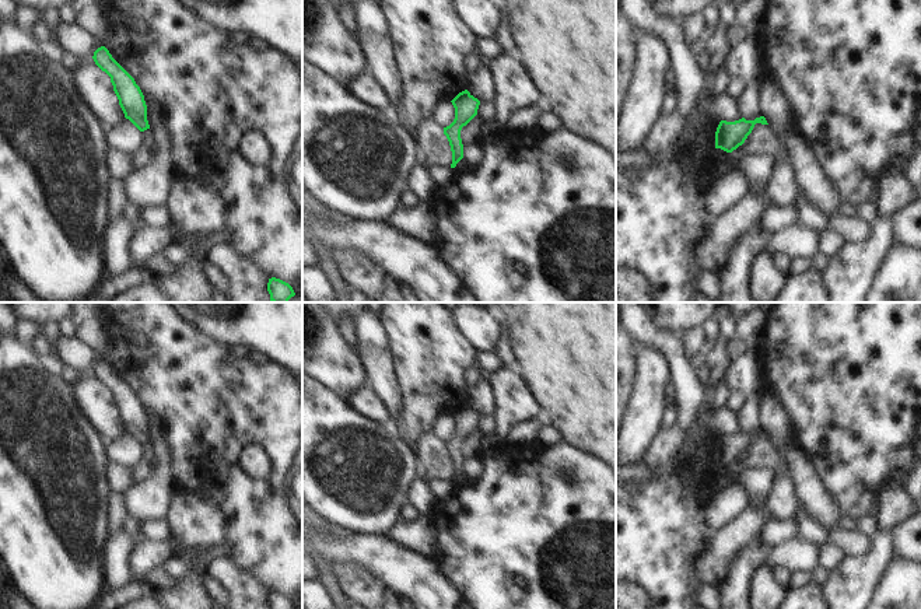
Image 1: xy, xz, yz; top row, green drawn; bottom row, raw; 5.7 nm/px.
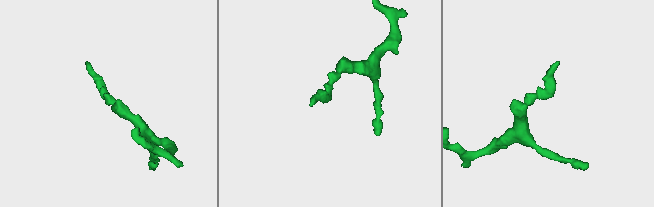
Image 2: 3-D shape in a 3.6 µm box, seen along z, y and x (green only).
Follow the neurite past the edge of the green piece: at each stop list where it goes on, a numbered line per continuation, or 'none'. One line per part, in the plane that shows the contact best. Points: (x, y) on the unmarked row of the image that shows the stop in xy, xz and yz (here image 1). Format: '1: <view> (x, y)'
none.

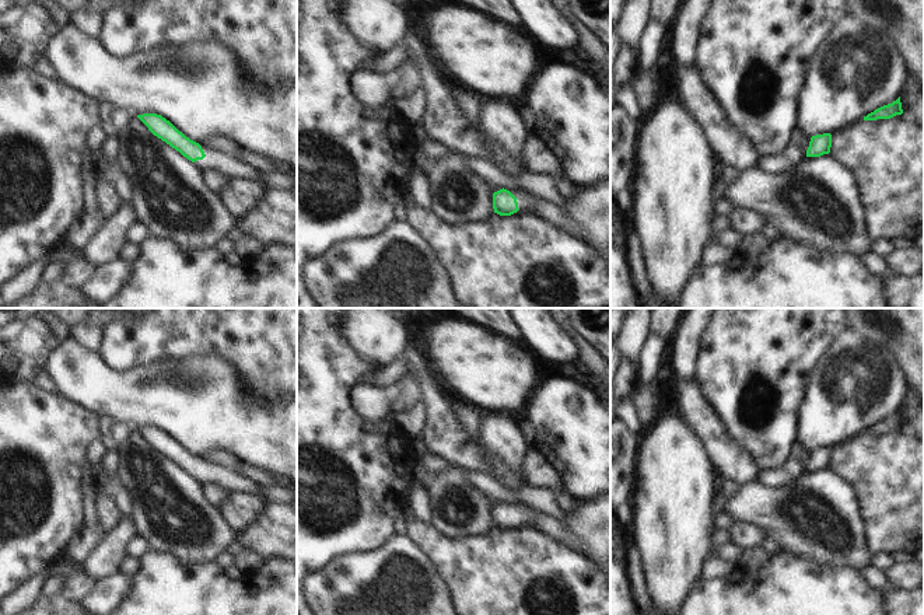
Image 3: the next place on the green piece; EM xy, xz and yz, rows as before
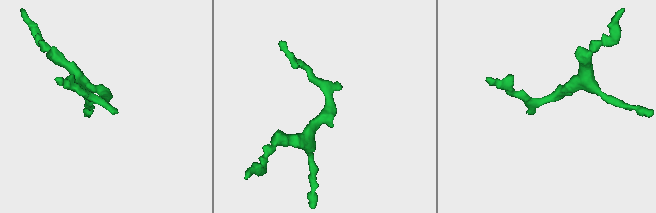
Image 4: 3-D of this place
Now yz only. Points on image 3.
none.

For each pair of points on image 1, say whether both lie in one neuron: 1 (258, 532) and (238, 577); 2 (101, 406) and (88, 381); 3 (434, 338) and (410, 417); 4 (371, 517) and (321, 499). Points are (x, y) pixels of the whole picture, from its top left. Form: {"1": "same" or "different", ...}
{"1": "different", "2": "same", "3": "same", "4": "same"}

